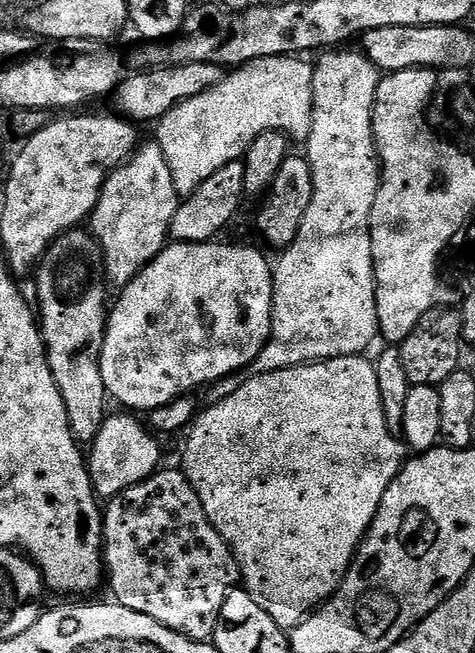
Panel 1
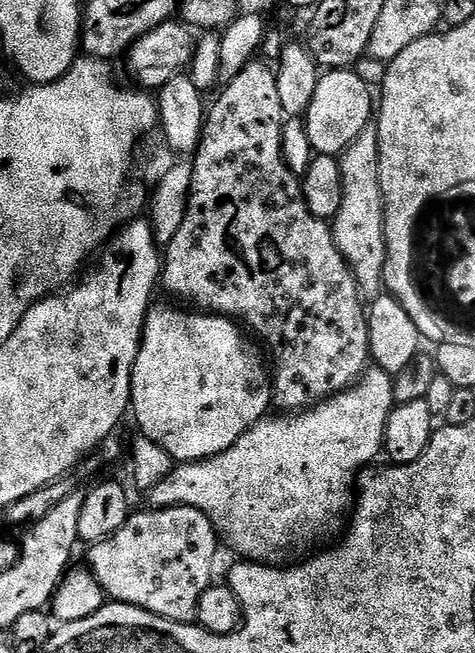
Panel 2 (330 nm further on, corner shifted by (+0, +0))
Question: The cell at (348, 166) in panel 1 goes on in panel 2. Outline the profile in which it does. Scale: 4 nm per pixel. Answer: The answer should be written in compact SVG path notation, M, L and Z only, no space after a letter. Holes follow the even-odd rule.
M368 127L339 157L342 170L342 206L331 225L332 237L352 267L361 297L375 298L385 287L386 238L384 237L384 195L380 189L380 140L375 127Z

